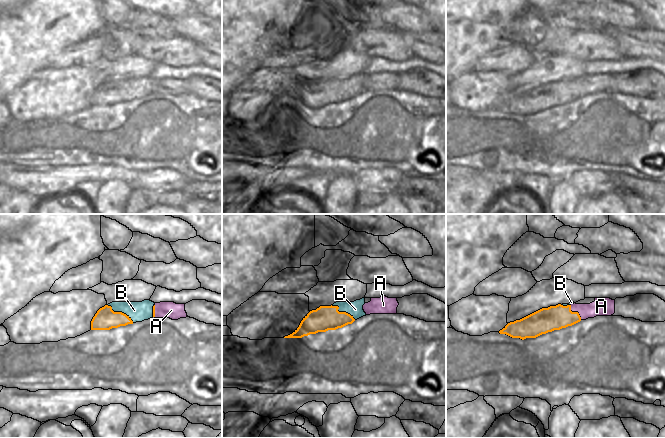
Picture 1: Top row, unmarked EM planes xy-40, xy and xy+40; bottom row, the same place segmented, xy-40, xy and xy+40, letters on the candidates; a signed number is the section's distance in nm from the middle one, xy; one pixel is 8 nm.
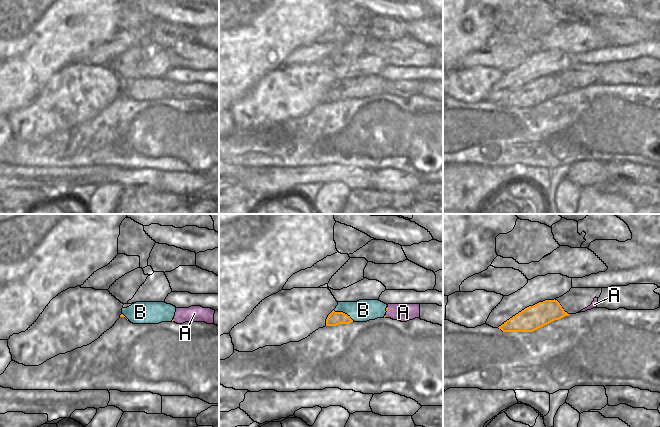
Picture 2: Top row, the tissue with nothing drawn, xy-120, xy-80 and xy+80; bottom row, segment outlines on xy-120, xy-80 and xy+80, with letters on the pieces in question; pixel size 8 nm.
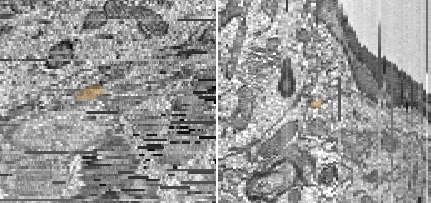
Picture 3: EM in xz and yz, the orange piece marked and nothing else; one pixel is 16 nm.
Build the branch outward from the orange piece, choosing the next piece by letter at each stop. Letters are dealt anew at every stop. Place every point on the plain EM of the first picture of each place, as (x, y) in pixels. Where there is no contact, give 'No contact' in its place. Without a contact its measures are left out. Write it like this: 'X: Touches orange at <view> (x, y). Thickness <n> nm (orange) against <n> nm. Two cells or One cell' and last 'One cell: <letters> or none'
A: Touches orange at xy+40 (575, 88). Thickness 200 nm (orange) against 140 nm. Two cells
B: Touches orange at xy-40 (120, 88). Thickness 180 nm (orange) against 160 nm. One cell
One cell: B.

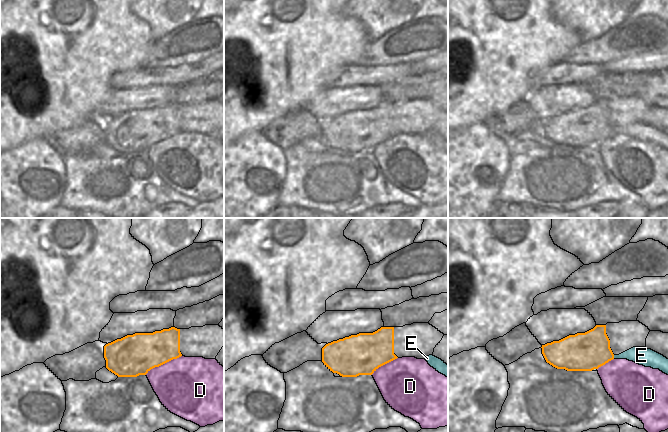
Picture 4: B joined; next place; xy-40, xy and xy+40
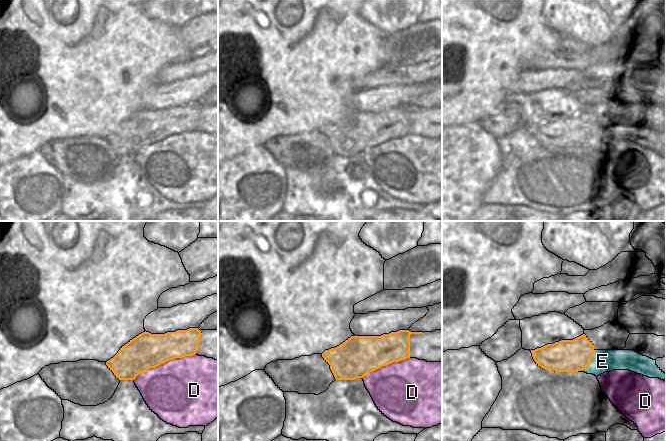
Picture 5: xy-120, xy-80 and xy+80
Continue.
D: Touches orange at xy-40 (163, 139). Thickness 340 nm (orange) against 460 nm. Two cells
E: Touches orange at xy+40 (613, 133). Thickness 300 nm (orange) against 140 nm. Two cells
One cell: none.

